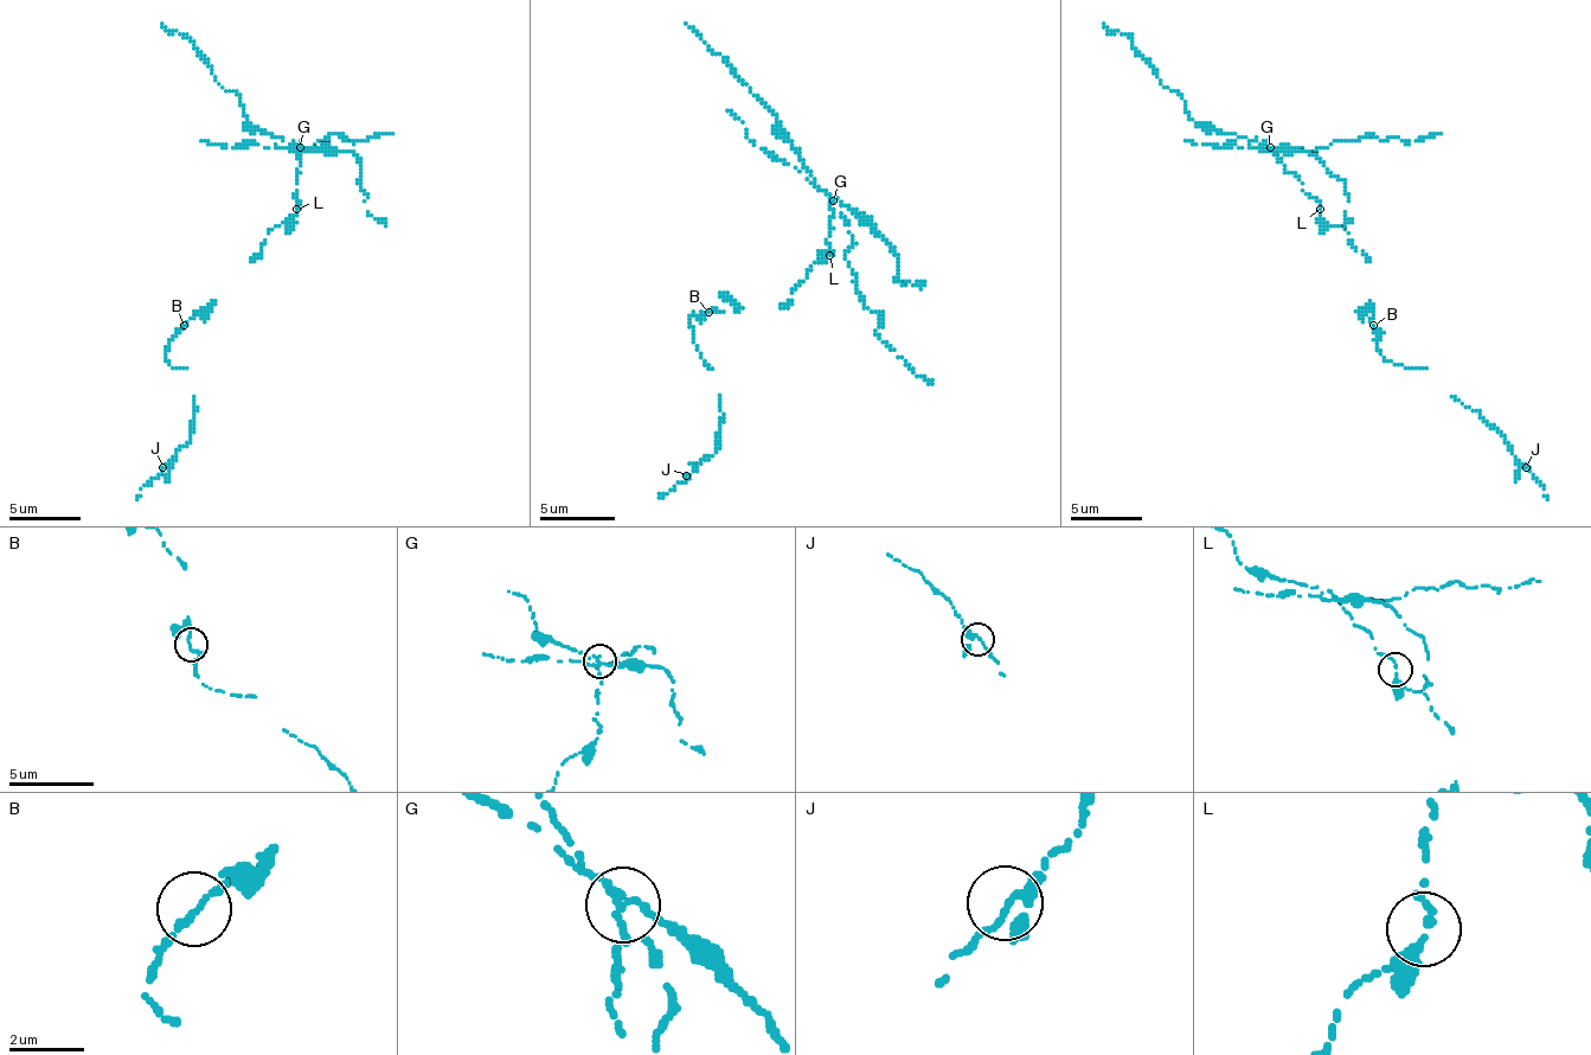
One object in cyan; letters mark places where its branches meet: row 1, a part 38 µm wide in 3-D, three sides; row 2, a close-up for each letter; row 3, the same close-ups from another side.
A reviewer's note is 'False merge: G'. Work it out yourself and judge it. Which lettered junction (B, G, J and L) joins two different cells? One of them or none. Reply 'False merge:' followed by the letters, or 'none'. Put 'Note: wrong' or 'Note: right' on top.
Note: right
False merge: G

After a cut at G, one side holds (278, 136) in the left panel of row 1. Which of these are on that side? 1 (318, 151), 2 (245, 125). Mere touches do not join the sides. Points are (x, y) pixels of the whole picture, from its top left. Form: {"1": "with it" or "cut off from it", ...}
{"1": "cut off from it", "2": "with it"}

